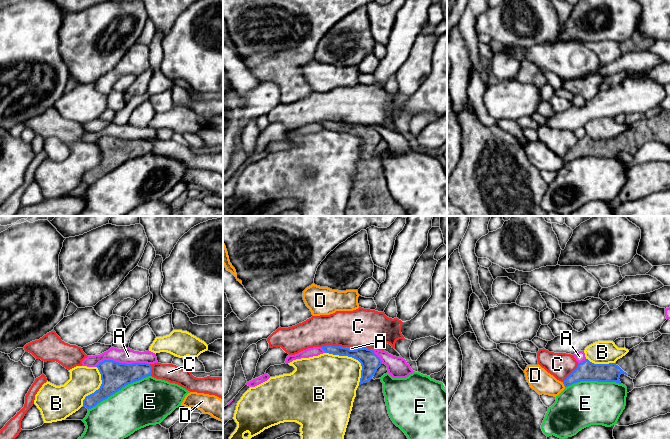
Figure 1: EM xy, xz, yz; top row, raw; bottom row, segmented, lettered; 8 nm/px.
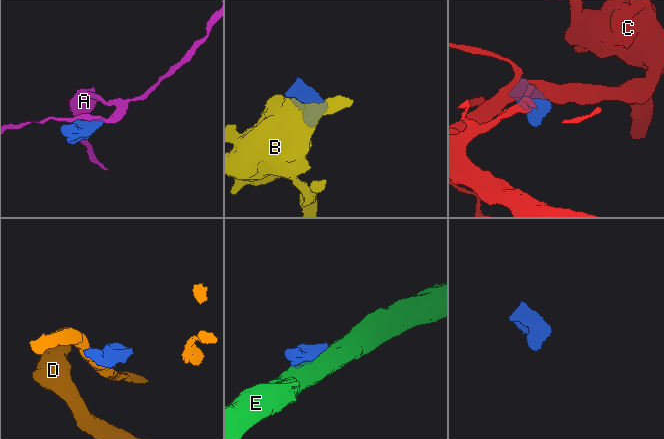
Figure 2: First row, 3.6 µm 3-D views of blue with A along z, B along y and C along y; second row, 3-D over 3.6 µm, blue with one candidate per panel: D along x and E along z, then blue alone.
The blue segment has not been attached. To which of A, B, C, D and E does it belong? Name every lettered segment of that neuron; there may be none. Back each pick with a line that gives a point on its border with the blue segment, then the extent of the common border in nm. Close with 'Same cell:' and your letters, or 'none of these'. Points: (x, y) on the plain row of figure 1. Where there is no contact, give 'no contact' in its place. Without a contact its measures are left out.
Same cell: none of these

